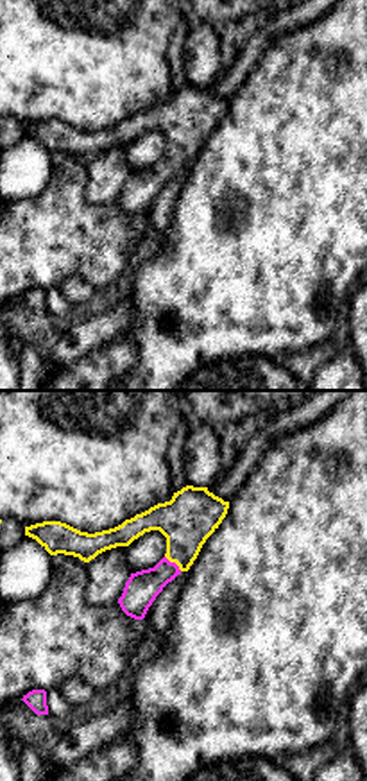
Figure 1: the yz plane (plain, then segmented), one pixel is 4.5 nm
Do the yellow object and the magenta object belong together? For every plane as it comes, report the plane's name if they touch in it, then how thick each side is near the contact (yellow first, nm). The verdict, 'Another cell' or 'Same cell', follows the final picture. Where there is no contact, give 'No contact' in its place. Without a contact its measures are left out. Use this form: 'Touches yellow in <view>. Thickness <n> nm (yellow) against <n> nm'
Touches yellow in yz. Thickness 240 nm (yellow) against 150 nm

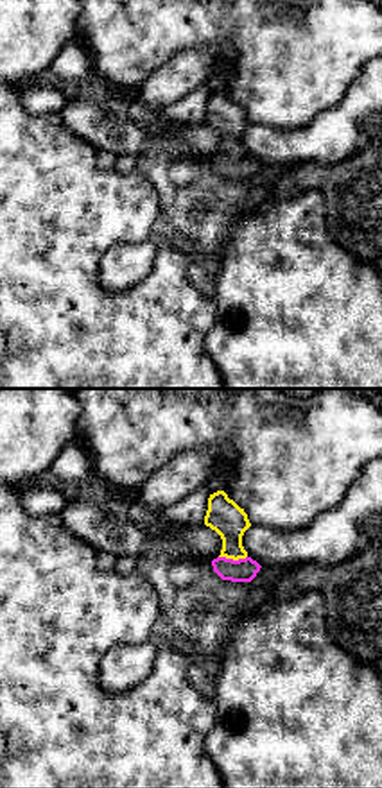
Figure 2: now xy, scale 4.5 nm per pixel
Touches yellow in xy. Thickness 160 nm (yellow) against 110 nm

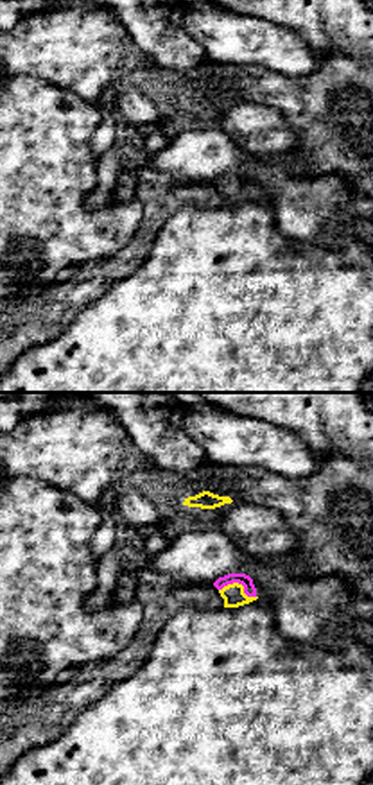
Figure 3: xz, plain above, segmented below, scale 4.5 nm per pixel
Touches yellow in xz. Thickness 100 nm (yellow) against 60 nm

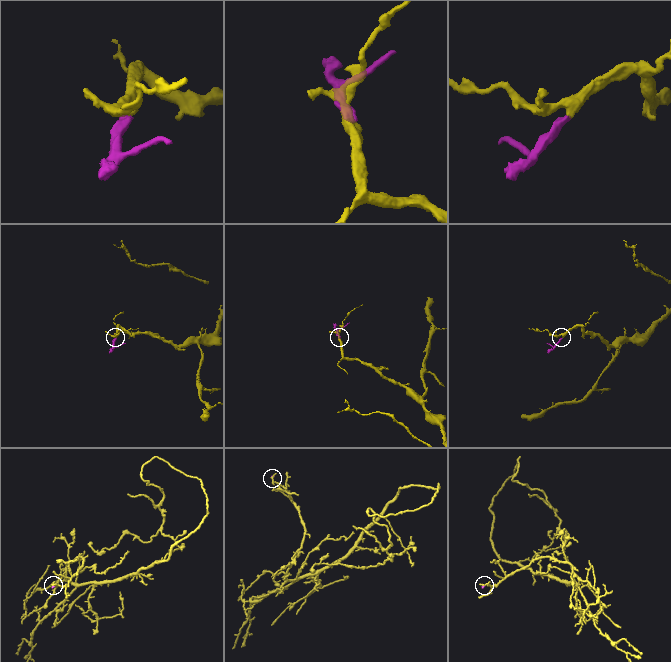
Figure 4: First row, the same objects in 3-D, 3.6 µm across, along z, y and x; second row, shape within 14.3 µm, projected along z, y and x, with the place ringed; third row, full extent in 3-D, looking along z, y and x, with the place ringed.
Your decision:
Same cell

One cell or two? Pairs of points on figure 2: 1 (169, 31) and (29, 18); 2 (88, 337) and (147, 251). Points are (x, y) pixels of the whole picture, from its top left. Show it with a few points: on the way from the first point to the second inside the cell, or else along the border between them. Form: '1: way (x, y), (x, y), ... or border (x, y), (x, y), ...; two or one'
1: border (79, 18), (76, 36); two
2: border (153, 264), (131, 287), (104, 291), (97, 283); two

